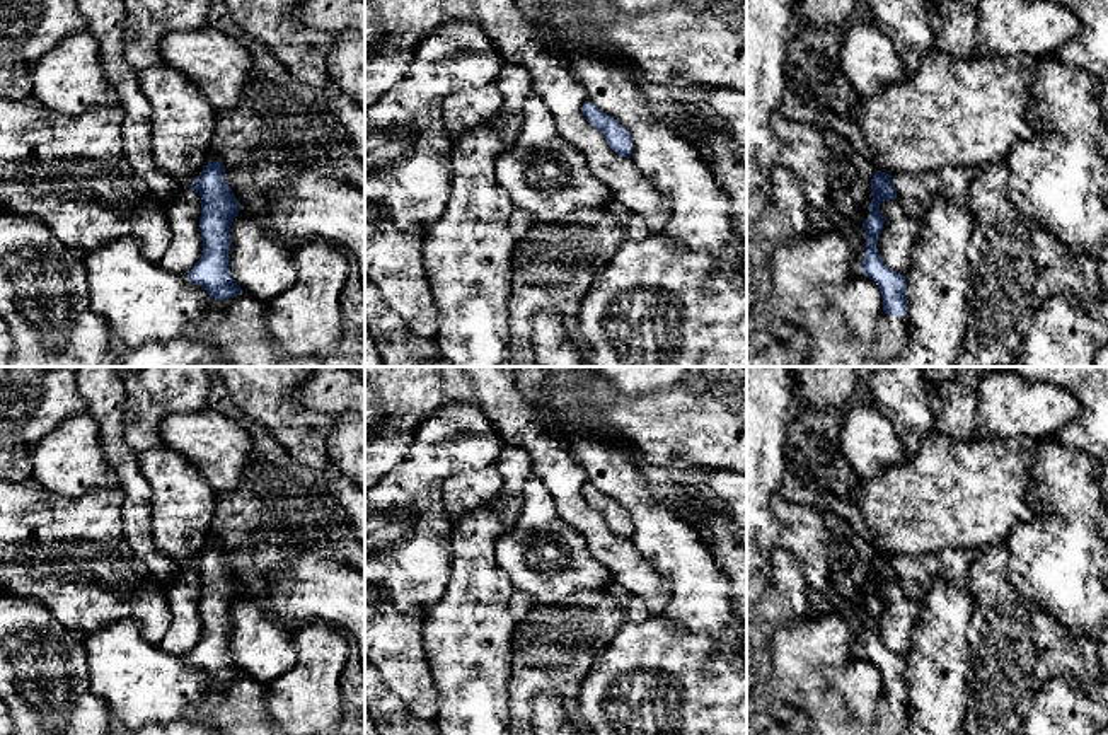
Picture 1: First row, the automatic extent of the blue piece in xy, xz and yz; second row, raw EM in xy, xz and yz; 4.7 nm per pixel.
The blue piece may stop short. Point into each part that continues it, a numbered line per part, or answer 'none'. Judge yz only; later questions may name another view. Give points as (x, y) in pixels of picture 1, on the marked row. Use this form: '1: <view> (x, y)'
1: yz (892, 338)

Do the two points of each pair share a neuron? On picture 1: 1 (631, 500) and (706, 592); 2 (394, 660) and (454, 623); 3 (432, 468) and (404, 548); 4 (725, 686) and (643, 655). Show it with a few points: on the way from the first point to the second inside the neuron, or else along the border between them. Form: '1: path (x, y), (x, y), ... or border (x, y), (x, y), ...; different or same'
1: path (653, 522), (657, 532), (689, 570); same
2: border (425, 611), (423, 645), (433, 682); different
3: path (427, 488), (427, 512), (418, 527); same
4: path (704, 686), (692, 686), (679, 672), (663, 665); same

